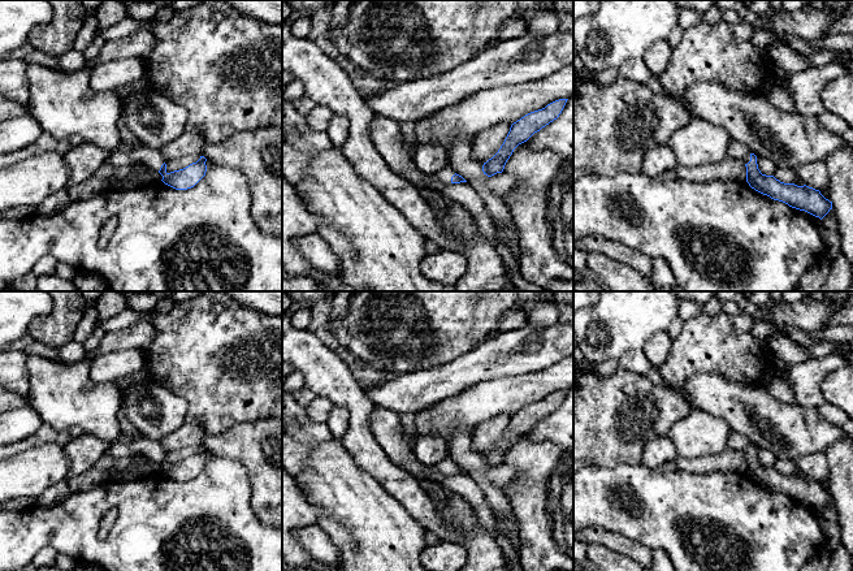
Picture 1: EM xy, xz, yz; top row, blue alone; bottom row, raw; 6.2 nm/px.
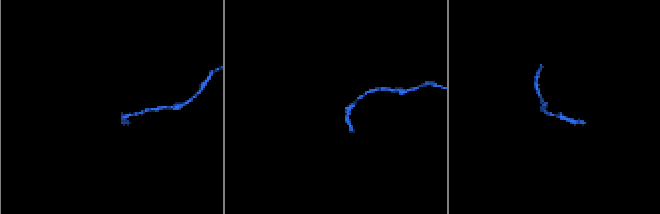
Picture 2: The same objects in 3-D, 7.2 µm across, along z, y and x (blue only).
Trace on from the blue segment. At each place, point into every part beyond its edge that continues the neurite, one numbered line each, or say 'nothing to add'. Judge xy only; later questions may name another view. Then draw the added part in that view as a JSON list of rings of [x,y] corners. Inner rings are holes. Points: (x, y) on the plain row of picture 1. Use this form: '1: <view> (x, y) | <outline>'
1: xy (152, 450) | [[[144,437],[130,444],[122,442],[120,440],[113,441],[109,444],[107,450],[107,457],[112,457],[114,459],[129,458],[135,454],[142,454],[150,462],[159,464],[161,457],[166,454],[166,450],[161,446],[160,442]]]

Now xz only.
1: xz (384, 423) | [[[376,406],[369,416],[369,427],[386,455],[399,467],[420,479],[428,479],[430,472],[451,475],[455,463],[449,457],[433,466],[426,466],[413,455],[403,441],[398,412]]]

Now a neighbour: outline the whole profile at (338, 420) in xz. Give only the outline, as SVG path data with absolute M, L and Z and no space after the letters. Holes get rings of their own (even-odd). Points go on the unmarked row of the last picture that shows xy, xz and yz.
M334 406L325 423L333 437L341 438L350 425L348 410L343 406Z

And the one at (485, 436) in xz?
M502 414L476 427L472 432L473 450L481 457L492 450L503 436L511 416Z

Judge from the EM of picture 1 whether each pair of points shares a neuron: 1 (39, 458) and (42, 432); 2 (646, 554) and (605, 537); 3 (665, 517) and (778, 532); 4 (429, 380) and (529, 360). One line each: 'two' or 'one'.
1: two
2: one
3: one
4: one

